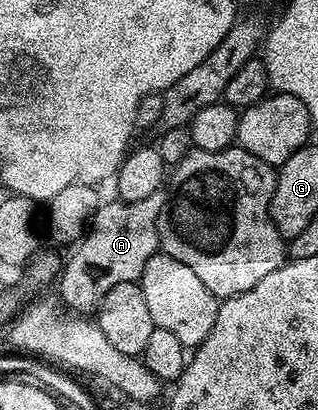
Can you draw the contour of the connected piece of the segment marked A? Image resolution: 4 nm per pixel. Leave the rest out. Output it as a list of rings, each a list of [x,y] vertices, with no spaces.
[[[164,190],[143,197],[143,201],[123,203],[102,202],[89,225],[88,234],[72,248],[73,256],[64,260],[59,275],[59,299],[70,312],[93,313],[100,307],[103,297],[120,283],[138,282],[151,257],[158,254],[161,238],[157,232],[157,219],[165,208]]]

